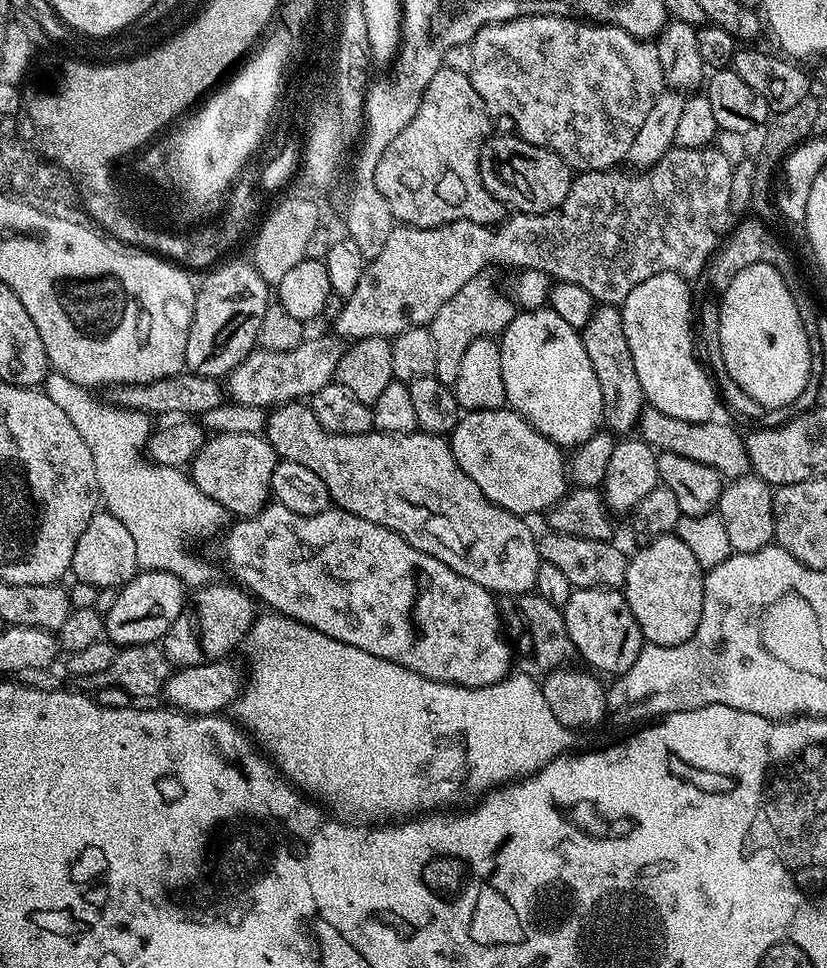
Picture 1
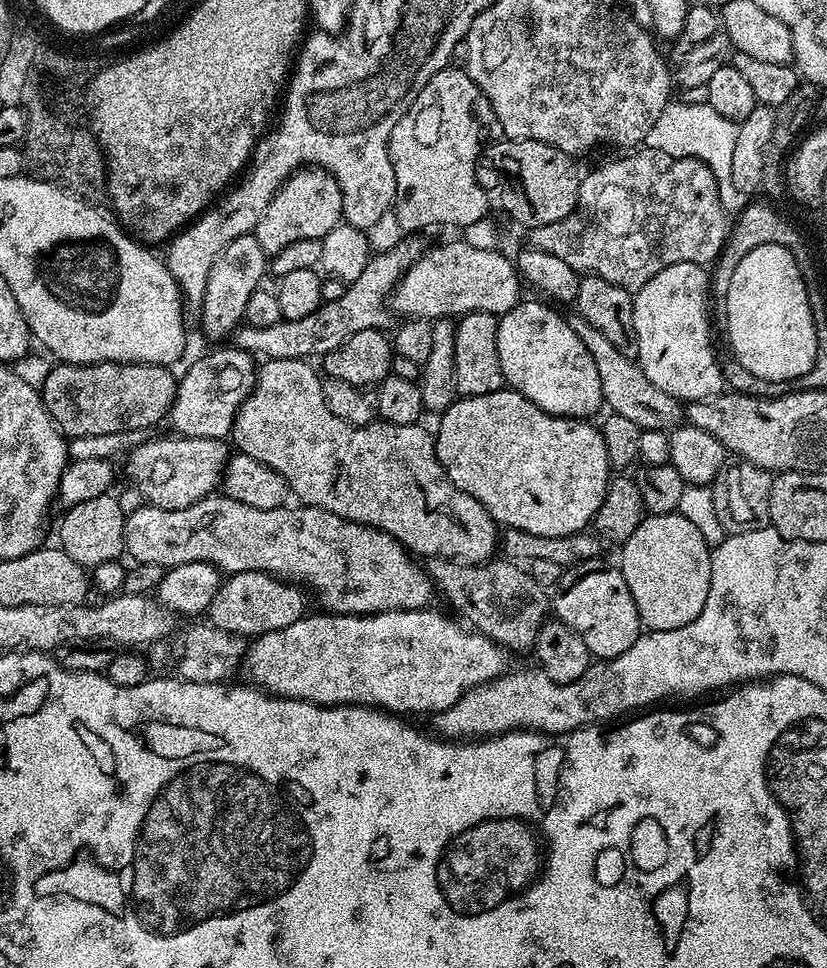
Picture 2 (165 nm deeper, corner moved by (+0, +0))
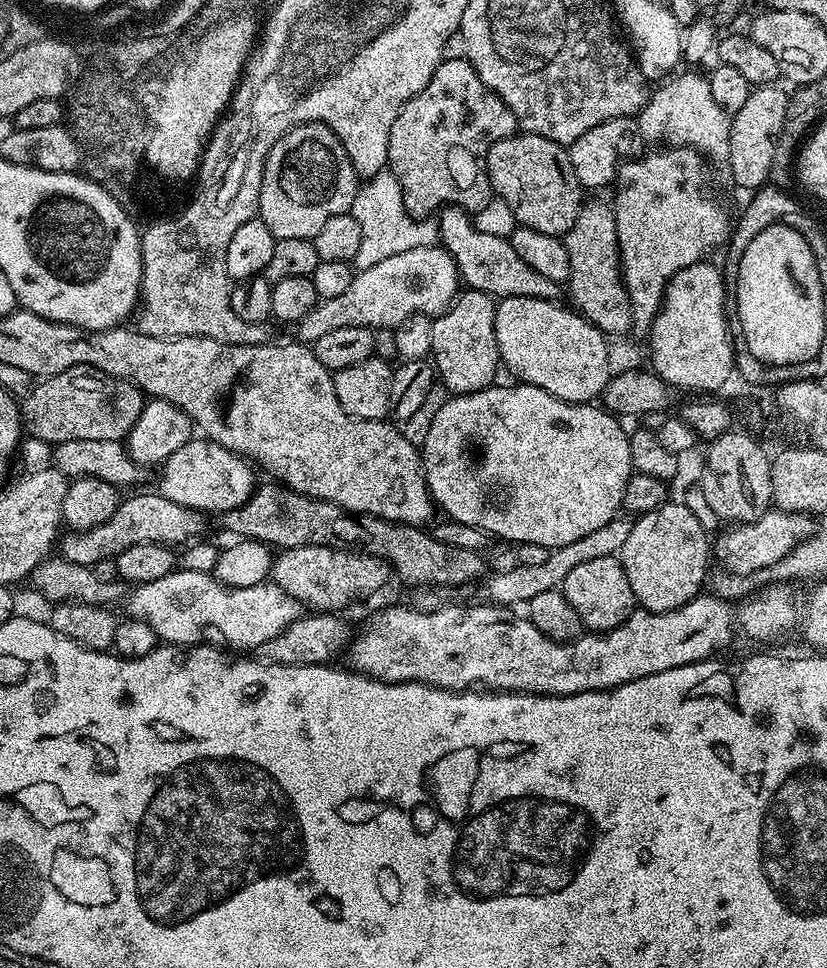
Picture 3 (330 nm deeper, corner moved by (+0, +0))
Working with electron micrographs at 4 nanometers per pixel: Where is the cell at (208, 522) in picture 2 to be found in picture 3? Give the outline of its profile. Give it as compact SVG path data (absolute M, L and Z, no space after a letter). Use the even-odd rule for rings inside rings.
M159 491L140 492L137 496L121 499L120 505L102 522L90 530L81 532L65 531L59 537L59 555L70 562L78 562L87 568L102 562L103 559L114 558L122 554L122 550L130 550L130 546L142 542L167 544L169 546L187 545L195 541L204 528L205 513L196 512L193 508L178 506L178 502L170 502Z

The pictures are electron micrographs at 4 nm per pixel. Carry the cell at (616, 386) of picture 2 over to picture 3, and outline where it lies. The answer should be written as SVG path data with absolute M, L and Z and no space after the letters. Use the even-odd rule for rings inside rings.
M445 206L438 213L438 240L453 256L461 281L471 291L484 292L487 296L505 300L506 298L538 298L539 300L561 299L562 286L550 282L543 274L538 274L514 250L512 241L506 237L494 237L478 230L473 217L463 208Z

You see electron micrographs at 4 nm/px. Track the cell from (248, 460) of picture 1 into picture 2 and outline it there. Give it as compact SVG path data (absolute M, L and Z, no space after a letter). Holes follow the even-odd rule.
M167 434L161 440L149 438L127 453L124 472L133 489L151 507L162 510L186 510L202 498L213 495L221 483L224 467L228 464L230 448L224 440L190 438Z

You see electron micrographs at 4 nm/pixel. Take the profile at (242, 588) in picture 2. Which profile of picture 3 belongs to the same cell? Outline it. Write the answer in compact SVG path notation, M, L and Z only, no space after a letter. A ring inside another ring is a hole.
M302 545L285 548L273 559L270 580L305 609L339 613L355 596L368 596L378 591L393 576L393 568L381 557L351 547Z

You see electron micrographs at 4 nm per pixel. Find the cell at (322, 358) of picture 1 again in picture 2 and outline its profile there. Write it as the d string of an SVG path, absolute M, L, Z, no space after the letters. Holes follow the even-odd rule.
M235 346L208 352L201 360L194 361L184 376L182 372L176 386L170 413L171 431L190 438L224 440L231 433L242 402L256 385L257 371L258 364L252 353Z

